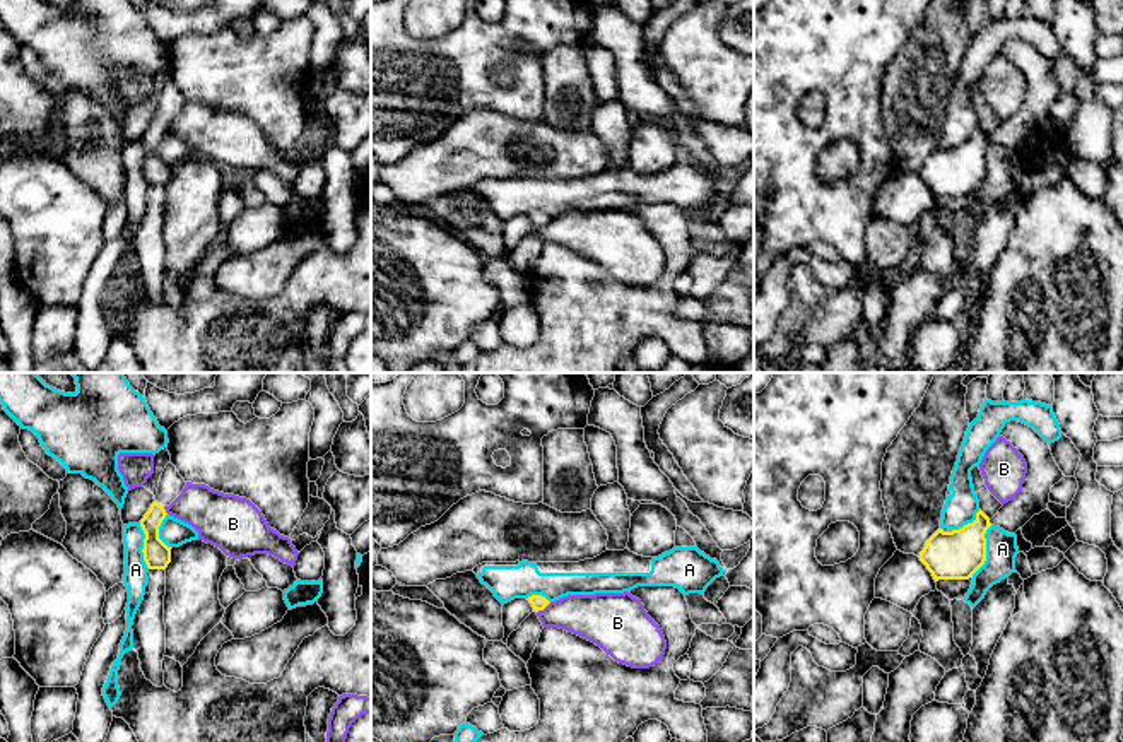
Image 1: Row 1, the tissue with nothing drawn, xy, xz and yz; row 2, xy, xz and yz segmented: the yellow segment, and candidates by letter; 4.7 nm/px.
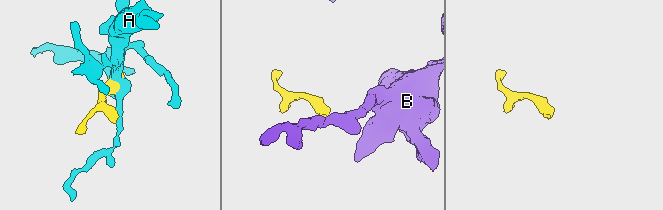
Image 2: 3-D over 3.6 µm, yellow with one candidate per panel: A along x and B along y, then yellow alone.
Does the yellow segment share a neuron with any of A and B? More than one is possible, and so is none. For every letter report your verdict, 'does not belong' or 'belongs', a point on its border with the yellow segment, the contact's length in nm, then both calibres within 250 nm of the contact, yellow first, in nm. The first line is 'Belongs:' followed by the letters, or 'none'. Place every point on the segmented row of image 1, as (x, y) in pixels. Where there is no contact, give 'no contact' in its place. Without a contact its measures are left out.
Belongs: none
A: does not belong; meets yellow in yz at (985, 551); contact 260 nm long; 240 nm thick on the yellow side, 150 nm on the other
B: does not belong; meets yellow in xz at (544, 607); contact 90 nm long; 70 nm thick on the yellow side, 220 nm on the other

